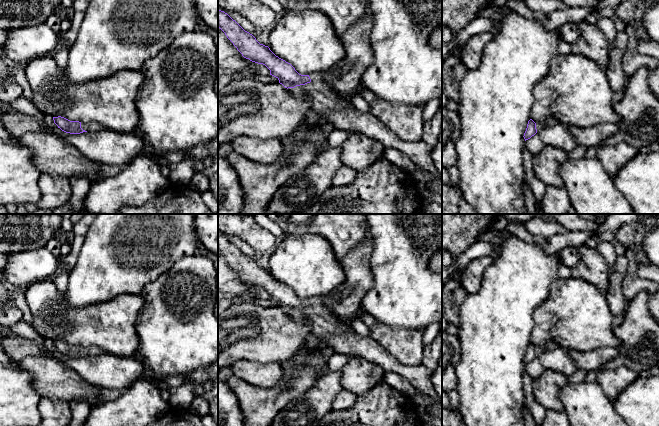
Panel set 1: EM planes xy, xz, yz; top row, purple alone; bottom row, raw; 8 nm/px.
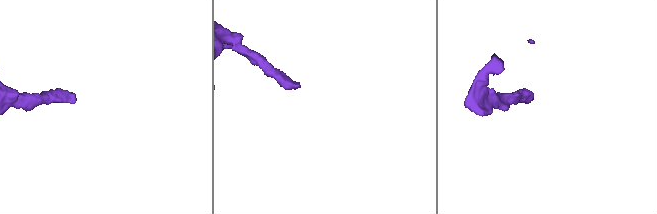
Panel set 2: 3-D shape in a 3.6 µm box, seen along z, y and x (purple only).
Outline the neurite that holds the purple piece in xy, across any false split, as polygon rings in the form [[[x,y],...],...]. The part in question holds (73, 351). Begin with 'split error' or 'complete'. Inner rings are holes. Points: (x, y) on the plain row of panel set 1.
split error; [[[53,341],[54,347],[62,355],[70,358],[80,358],[87,355],[97,355],[102,353],[102,350],[96,346],[81,347],[79,345],[70,345],[64,341]]]

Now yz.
split error; [[[532,343],[528,345],[526,355],[524,357],[525,365],[534,360],[538,355],[547,351],[547,345],[535,347]]]

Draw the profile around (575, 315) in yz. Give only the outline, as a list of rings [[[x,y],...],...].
[[[558,278],[545,301],[534,310],[530,343],[538,347],[553,341],[563,349],[583,352],[619,347],[620,339],[612,326],[613,318],[606,294],[596,286],[579,278]]]

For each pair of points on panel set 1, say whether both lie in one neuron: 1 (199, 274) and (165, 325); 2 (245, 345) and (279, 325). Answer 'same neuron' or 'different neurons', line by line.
1: same neuron
2: same neuron

